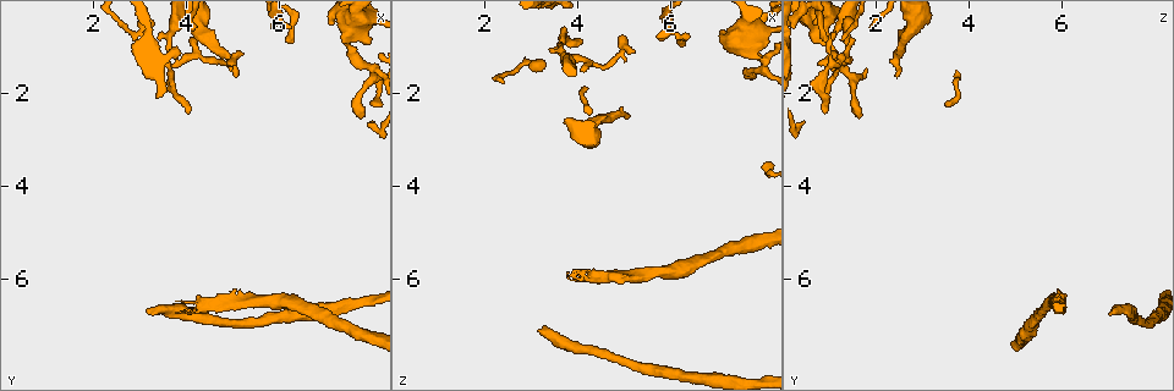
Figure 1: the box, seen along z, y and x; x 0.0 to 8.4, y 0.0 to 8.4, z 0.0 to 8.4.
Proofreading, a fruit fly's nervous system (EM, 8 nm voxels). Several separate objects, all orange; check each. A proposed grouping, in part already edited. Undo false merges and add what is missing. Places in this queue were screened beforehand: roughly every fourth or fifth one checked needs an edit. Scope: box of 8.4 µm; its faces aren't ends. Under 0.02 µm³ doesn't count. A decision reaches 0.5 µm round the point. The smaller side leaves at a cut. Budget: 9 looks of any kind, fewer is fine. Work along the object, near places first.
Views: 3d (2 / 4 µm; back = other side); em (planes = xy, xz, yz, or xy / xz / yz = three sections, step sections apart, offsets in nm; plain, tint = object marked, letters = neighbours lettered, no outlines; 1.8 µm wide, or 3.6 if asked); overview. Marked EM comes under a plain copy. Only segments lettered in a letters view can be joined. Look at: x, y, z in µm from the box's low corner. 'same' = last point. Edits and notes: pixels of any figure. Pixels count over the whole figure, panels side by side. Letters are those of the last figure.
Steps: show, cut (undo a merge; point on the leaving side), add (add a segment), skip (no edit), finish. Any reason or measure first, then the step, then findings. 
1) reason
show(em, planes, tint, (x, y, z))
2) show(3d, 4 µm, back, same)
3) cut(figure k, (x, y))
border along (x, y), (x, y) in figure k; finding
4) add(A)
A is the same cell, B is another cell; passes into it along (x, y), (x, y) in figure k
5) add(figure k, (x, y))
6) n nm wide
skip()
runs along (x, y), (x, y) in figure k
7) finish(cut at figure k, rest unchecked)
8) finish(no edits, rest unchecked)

thick turns thin
show(3d, 2 µm, (4.65, 6.55, 5.90))

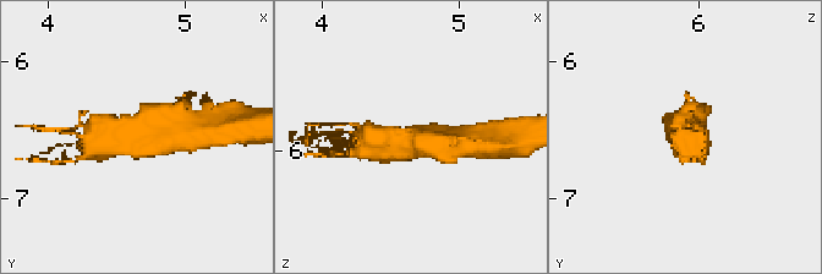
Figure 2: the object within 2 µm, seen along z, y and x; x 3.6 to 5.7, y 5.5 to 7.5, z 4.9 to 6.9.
shape alone is not enough
show(em, 3.6 µm, xz, step 4, tint, (4.62, 6.54, 5.92))

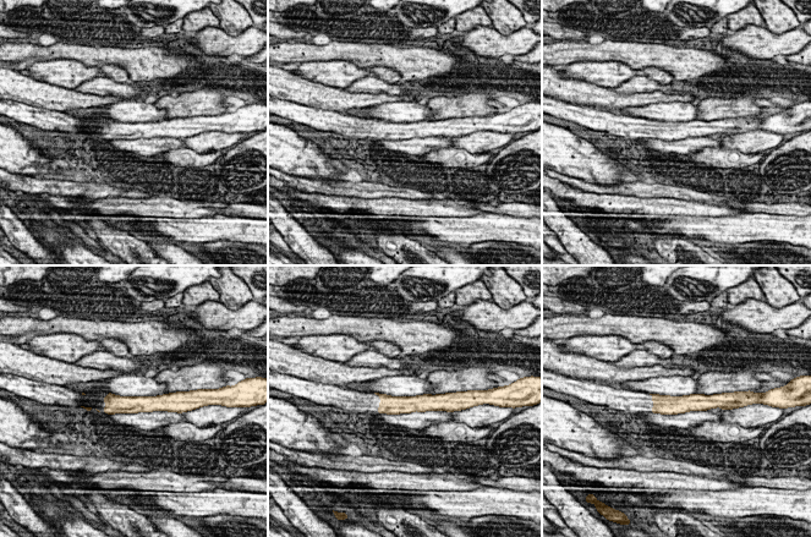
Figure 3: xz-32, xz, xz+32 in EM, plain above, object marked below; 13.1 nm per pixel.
show(em, 3.6 µm, planes, letters, same)

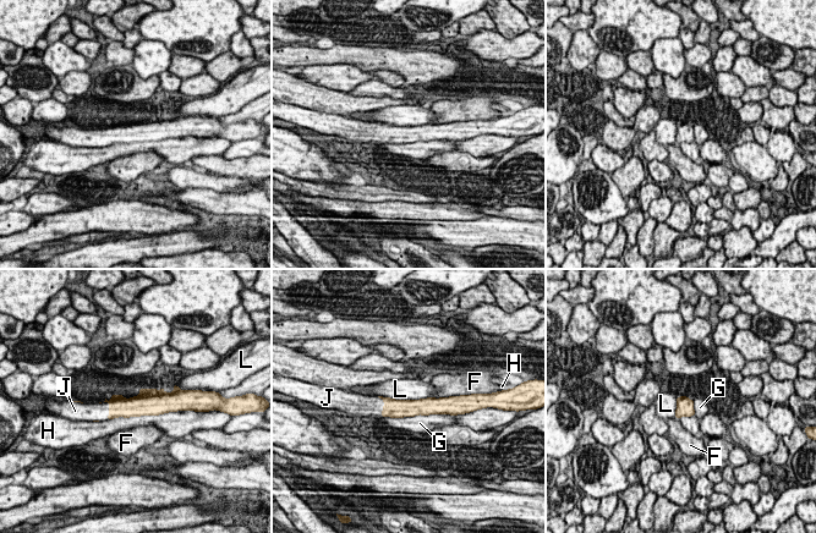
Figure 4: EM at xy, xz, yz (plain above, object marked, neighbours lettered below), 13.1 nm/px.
220 nm wide
add(J)
J is the same cell, F, G, H and L are other cells; passes into it along (395, 408), (384, 406), (366, 405) in figure 4; it goes on there

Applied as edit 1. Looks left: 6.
show(overview)

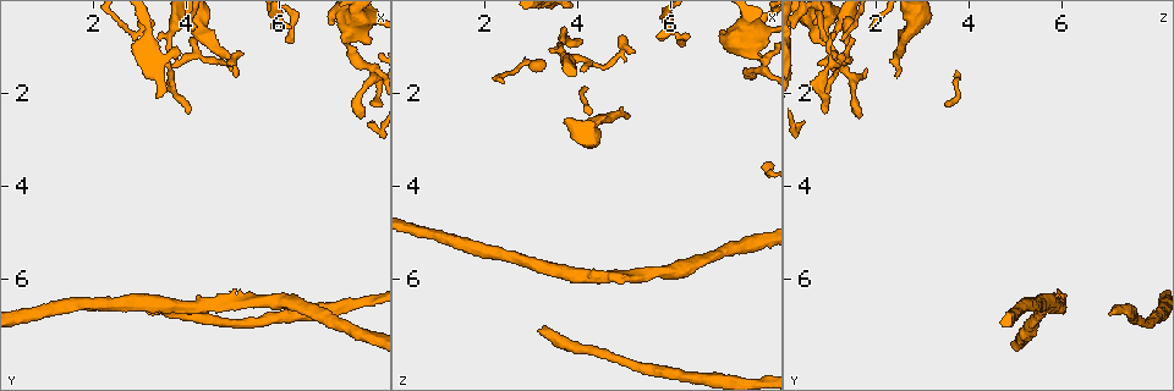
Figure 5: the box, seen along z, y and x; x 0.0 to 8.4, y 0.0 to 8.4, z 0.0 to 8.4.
an open end
show(em, xy, step 8, tint, (3.15, 6.70, 7.10))

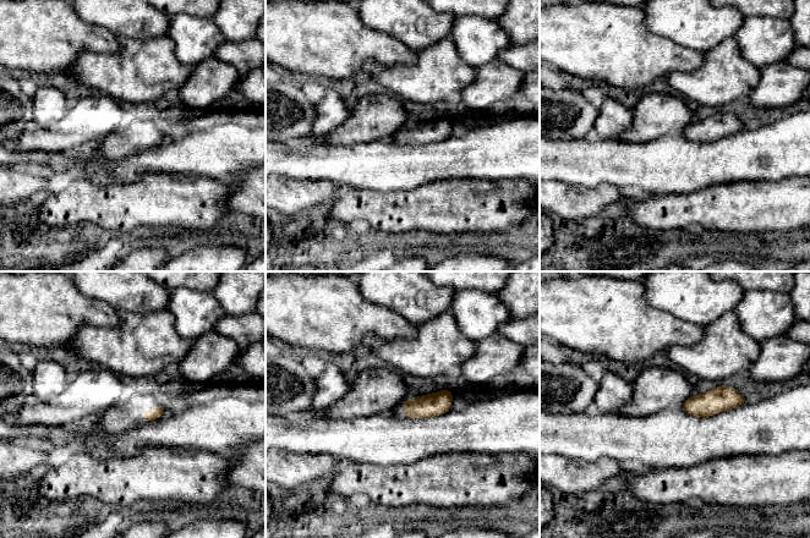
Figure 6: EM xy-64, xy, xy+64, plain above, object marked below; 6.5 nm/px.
another direction
show(em, planes, letters, same)

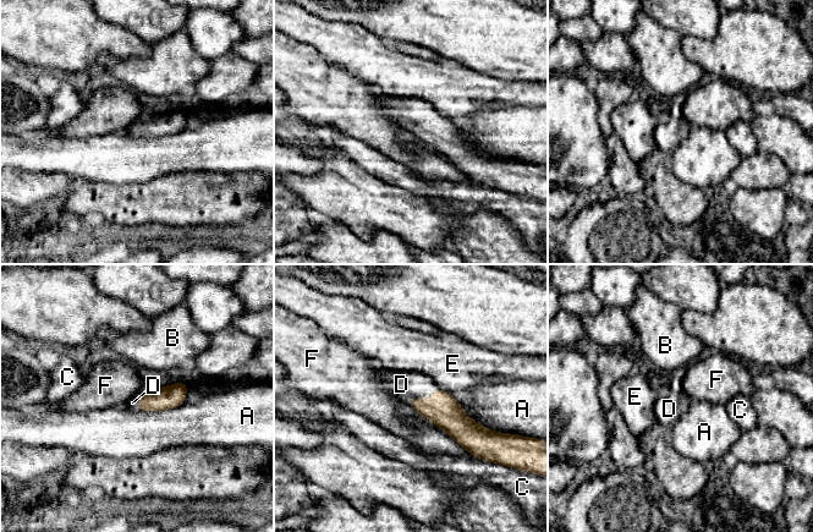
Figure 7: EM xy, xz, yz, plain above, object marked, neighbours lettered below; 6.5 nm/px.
add(D)
D is the same cell, A, B, C, E and F are other cells; passes into it along (165, 398), (138, 401), (132, 402) in figure 7; it goes on there

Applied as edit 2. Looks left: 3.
show(overview)

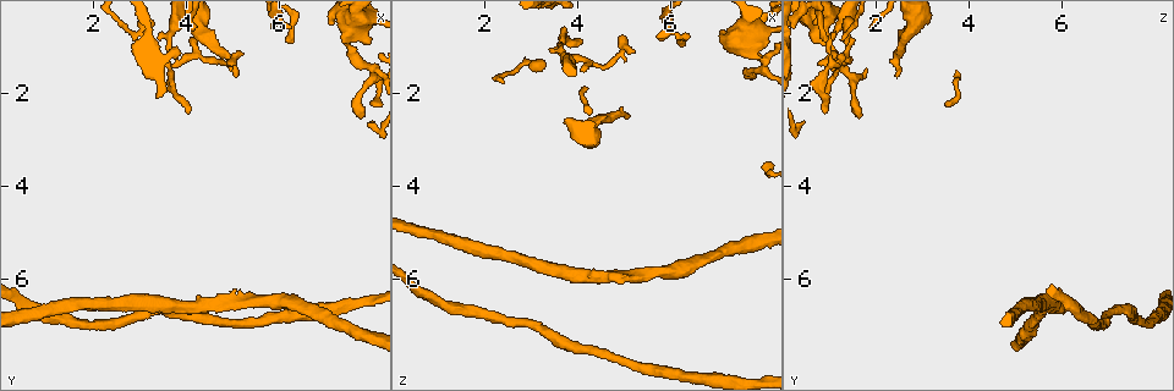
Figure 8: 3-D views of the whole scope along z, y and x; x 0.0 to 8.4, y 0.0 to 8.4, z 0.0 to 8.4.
abrupt turn
show(em, yz, step 16, tint, (7.95, 1.50, 1.25))

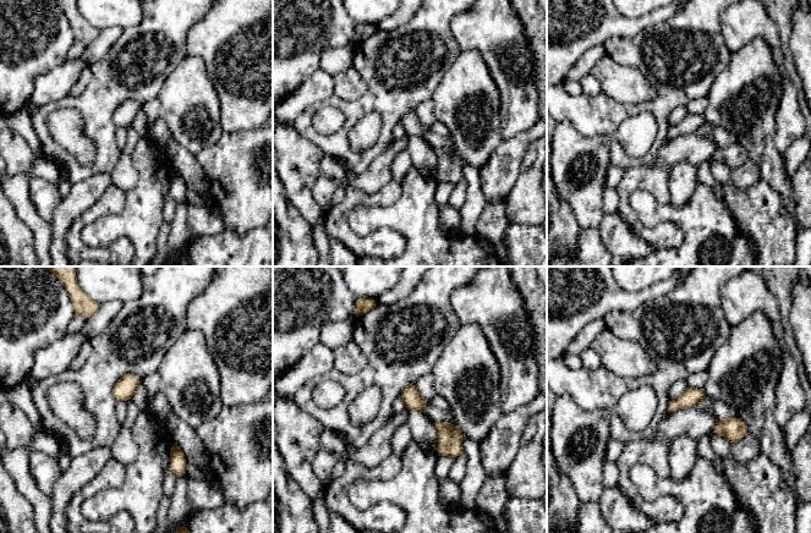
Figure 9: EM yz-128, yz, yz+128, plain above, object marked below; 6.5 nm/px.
show(em, planes, letters, same)

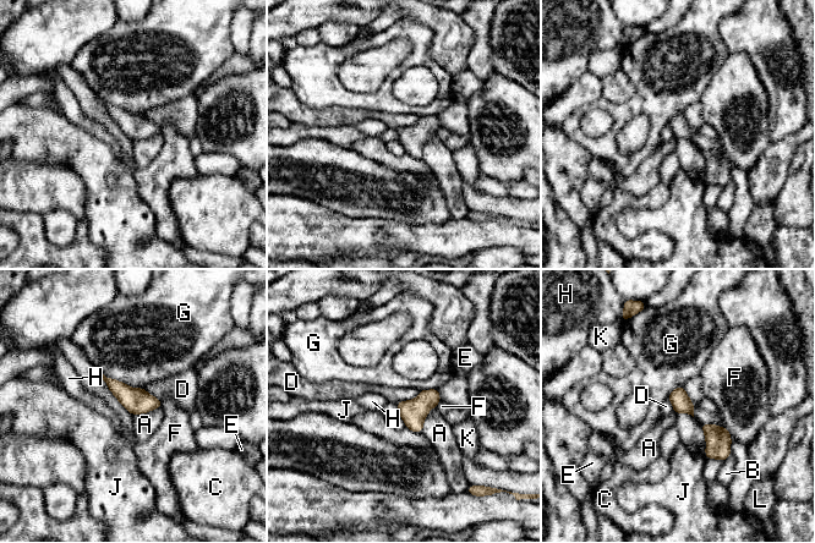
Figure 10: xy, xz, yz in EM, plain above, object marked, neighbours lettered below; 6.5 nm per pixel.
120 nm wide
skip()
A, B, C, D, E, F, G, H, J, K and L are other cells; border along (420, 390), (415, 398), (395, 402) in figure 10; all the same neuron

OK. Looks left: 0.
finish(add at figure 4, add at figure 7, rest unchecked)

